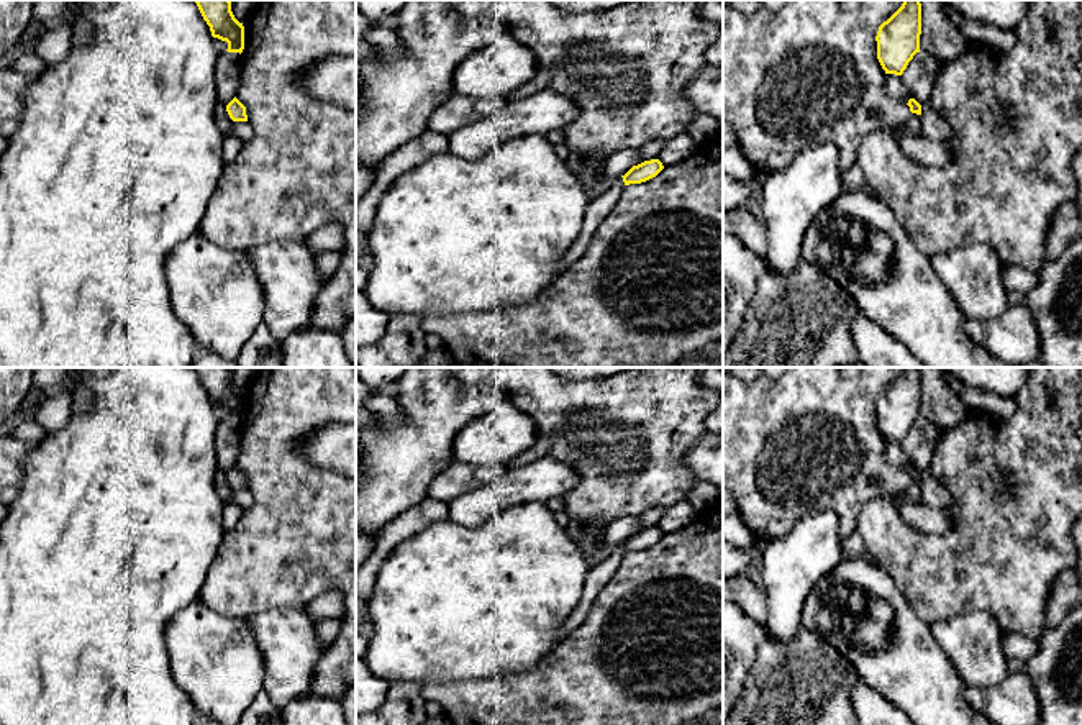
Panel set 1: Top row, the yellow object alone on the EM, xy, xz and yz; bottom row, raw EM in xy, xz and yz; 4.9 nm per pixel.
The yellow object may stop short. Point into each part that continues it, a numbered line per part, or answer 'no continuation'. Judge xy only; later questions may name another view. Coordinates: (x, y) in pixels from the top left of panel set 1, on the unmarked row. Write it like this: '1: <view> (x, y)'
1: xy (223, 489)

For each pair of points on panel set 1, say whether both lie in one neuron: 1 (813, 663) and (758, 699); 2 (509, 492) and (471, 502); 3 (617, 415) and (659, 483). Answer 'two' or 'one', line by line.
1: one
2: one
3: one

